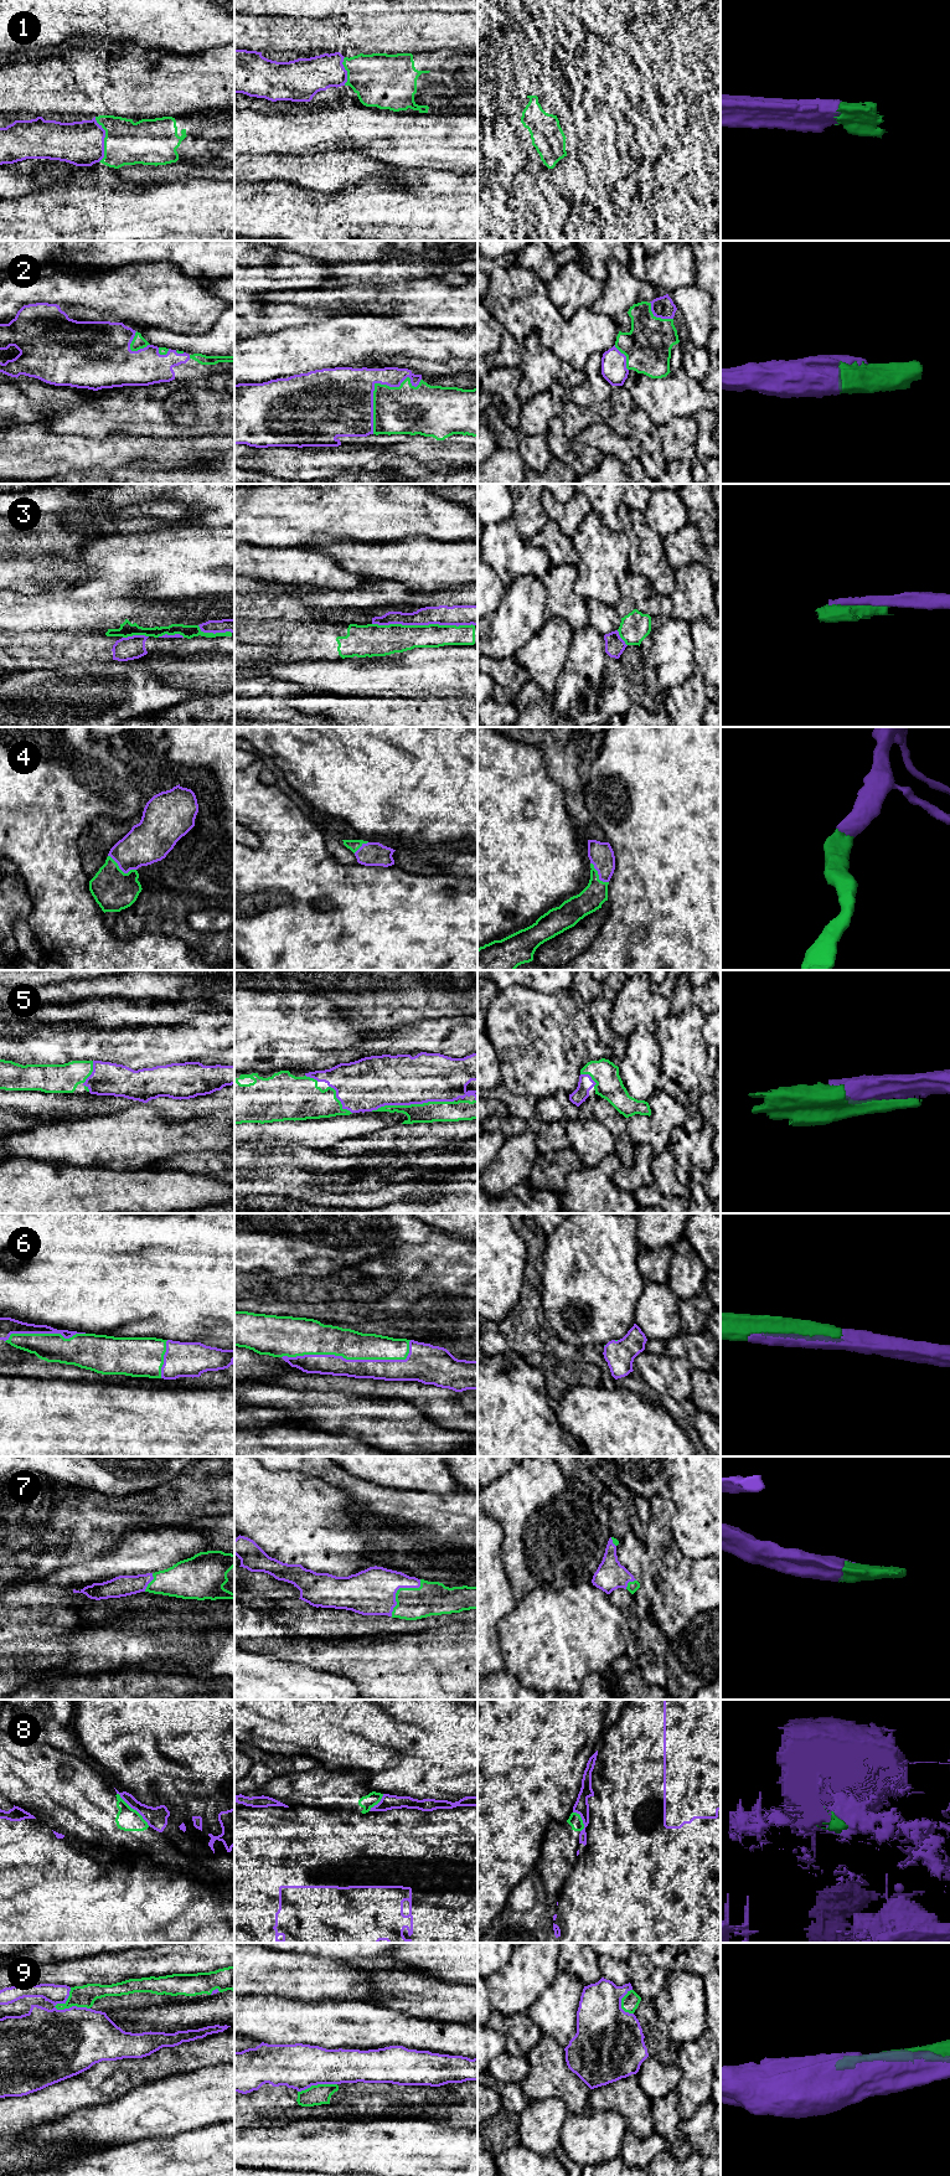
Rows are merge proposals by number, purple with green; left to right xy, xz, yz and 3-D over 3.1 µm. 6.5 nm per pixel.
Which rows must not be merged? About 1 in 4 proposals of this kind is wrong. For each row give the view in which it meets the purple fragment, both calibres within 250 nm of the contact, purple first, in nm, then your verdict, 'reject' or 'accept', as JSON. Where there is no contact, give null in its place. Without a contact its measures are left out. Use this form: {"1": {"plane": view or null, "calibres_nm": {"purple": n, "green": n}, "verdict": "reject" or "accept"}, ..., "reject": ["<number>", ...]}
{"1": {"plane": "xy", "calibres_nm": {"purple": 280, "green": 280}, "verdict": "accept"}, "2": {"plane": "xz", "calibres_nm": {"purple": 420, "green": 320}, "verdict": "accept"}, "3": {"plane": "xz", "calibres_nm": {"purple": 130, "green": 190}, "verdict": "reject"}, "4": {"plane": "xy", "calibres_nm": {"purple": 280, "green": 260}, "verdict": "accept"}, "5": {"plane": "xz", "calibres_nm": {"purple": 320, "green": 130}, "verdict": "accept"}, "6": {"plane": "xz", "calibres_nm": {"purple": 140, "green": 200}, "verdict": "accept"}, "7": {"plane": "xz", "calibres_nm": {"purple": 300, "green": 220}, "verdict": "accept"}, "8": {"plane": "xy", "calibres_nm": {"purple": 140, "green": 150}, "verdict": "reject"}, "9": {"plane": "xy", "calibres_nm": {"purple": 440, "green": 140}, "verdict": "accept"}, "reject": ["3", "8"]}

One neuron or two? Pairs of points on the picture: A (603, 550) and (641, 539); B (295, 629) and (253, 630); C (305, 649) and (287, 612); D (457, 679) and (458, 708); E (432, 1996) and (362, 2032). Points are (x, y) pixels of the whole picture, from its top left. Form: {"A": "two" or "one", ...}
{"A": "two", "B": "one", "C": "two", "D": "two", "E": "two"}

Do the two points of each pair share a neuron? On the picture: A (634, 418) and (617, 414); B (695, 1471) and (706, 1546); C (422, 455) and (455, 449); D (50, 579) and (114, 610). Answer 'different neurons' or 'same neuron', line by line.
A: different neurons
B: same neuron
C: same neuron
D: different neurons

